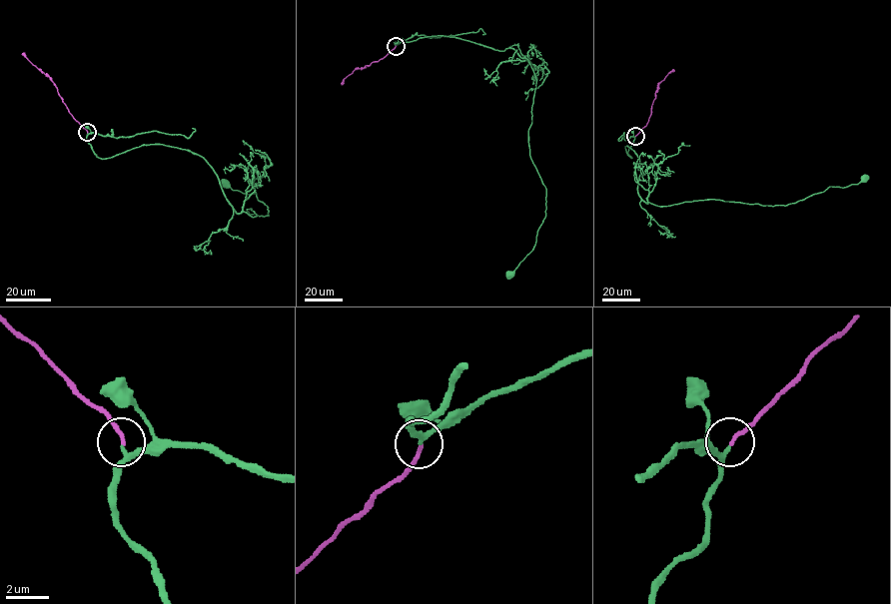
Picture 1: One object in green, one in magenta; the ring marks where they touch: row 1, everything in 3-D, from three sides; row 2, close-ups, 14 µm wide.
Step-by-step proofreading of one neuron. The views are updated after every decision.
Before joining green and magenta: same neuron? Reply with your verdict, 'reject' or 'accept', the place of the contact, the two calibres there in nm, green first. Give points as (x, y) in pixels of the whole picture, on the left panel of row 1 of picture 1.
accept; place (87, 132); calibres 180 and 180 nm

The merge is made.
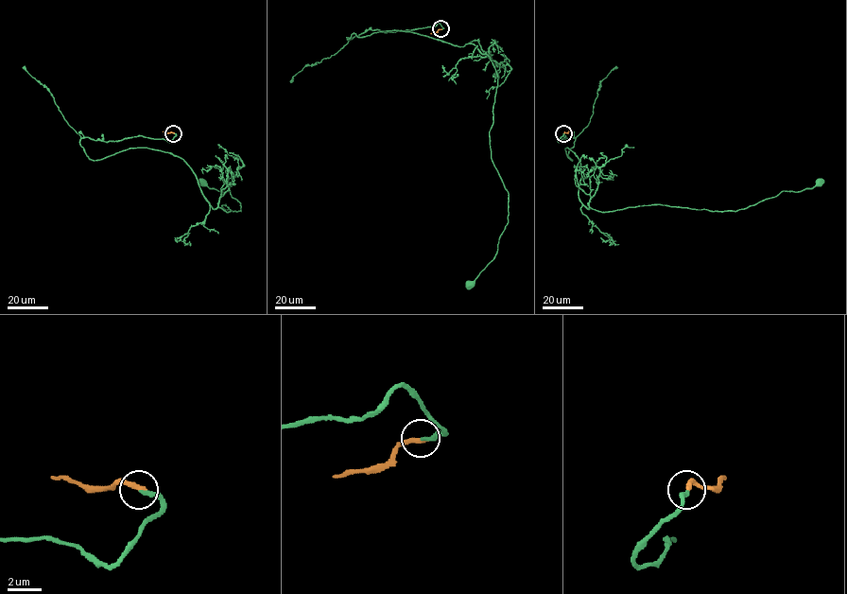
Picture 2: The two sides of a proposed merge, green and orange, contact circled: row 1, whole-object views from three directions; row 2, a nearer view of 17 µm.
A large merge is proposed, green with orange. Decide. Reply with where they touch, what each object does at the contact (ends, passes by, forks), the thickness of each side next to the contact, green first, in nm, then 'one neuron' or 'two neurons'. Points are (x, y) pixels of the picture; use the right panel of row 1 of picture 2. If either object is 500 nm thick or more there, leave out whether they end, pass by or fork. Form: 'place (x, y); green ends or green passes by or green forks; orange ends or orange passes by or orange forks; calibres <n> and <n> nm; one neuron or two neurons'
place (563, 133); green ends; orange ends; calibres 240 and 320 nm; one neuron

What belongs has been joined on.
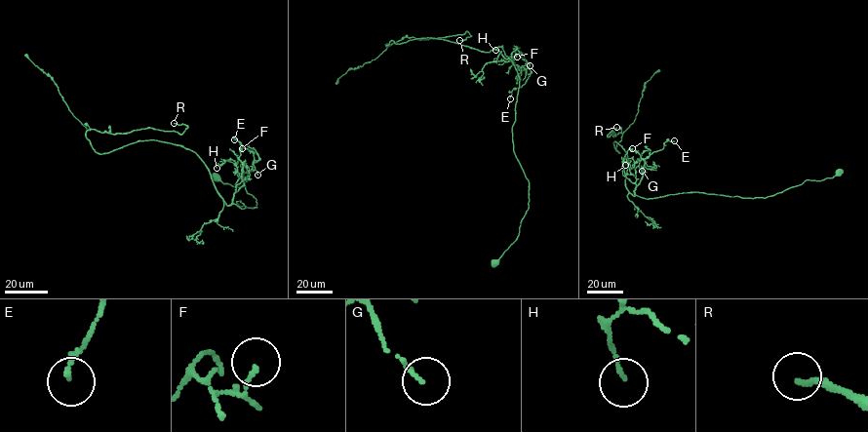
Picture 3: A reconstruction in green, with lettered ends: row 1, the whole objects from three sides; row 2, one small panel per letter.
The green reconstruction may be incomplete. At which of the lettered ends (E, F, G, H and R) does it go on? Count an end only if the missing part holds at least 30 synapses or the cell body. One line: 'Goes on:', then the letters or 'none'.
Goes on: R

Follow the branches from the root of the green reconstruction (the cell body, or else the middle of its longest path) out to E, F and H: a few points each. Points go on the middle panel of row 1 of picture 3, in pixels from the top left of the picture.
E: (494, 263), (516, 240), (529, 200), (529, 181), (514, 152), (519, 78), (509, 58), (532, 72), (510, 98)
F: (494, 263), (516, 240), (529, 200), (529, 181), (512, 138), (519, 78), (509, 58), (517, 47), (517, 57)
H: (494, 263), (516, 240), (529, 200), (512, 138), (519, 76), (514, 59), (501, 47), (495, 50)

